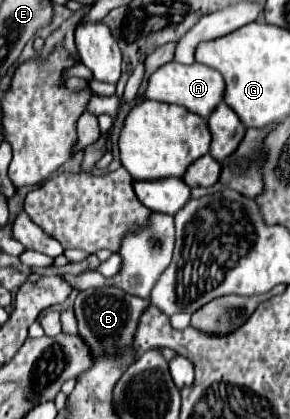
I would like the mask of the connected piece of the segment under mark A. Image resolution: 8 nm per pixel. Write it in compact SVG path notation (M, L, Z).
M168 62L150 76L146 98L156 100L156 102L178 104L178 106L188 108L190 112L196 112L202 118L208 118L210 112L214 112L214 106L218 106L224 100L224 94L226 94L224 86L226 86L226 82L224 82L222 74L208 66L202 66L198 62L190 64L190 66L182 66L178 62Z

